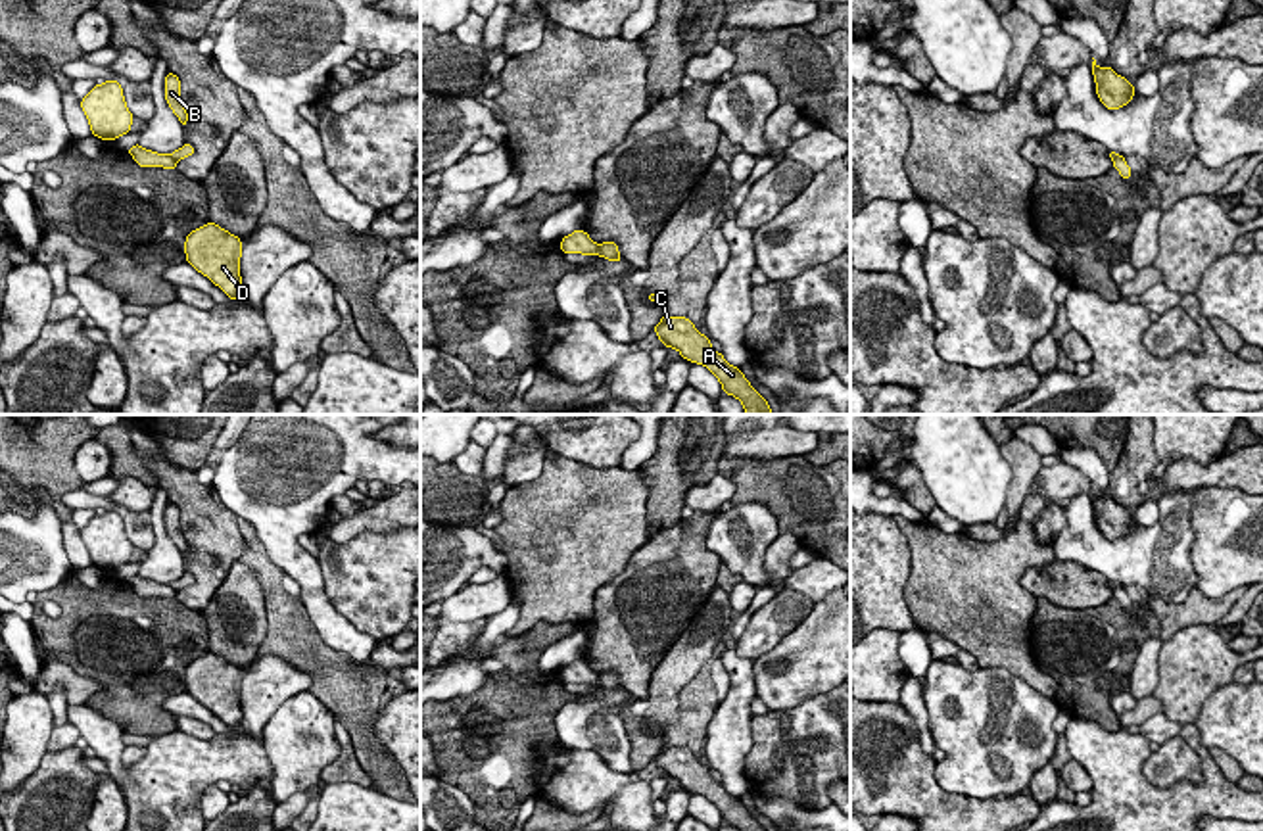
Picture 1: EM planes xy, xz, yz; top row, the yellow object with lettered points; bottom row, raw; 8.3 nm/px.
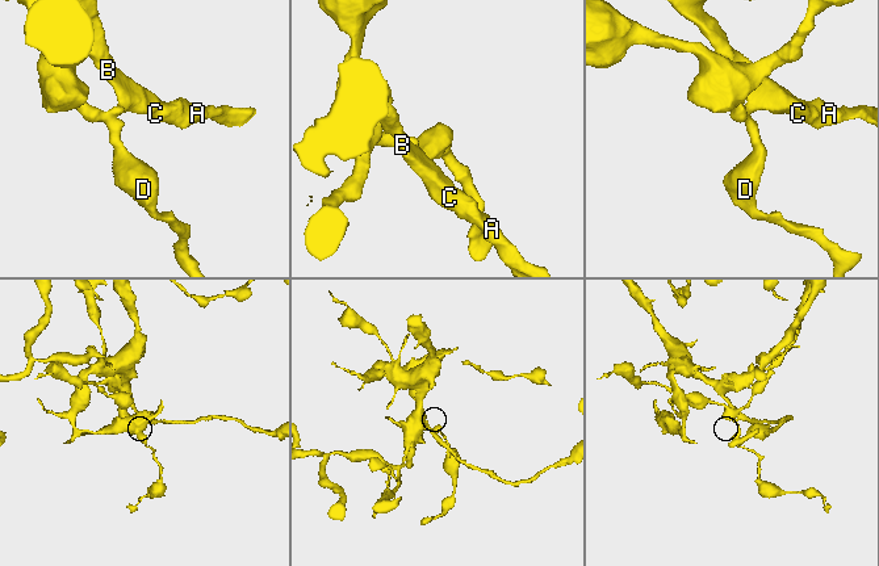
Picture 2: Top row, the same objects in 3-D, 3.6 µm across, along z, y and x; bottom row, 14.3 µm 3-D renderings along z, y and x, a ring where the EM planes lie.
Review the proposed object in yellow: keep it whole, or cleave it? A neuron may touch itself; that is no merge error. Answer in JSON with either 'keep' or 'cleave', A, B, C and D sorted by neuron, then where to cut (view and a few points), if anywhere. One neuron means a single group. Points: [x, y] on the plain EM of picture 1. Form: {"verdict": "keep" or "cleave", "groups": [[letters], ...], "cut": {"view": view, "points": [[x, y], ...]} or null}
{"verdict": "cleave", "groups": [["A", "B", "C"], ["D"]], "cut": {"view": "xz", "points": [[597, 674], [603, 686]]}}

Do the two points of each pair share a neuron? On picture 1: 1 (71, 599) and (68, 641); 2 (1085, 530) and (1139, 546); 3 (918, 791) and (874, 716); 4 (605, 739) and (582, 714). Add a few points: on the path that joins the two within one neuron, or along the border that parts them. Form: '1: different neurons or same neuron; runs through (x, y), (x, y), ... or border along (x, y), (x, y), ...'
1: same neuron; runs through (71, 609), (71, 632)
2: same neuron; runs through (1098, 544), (1102, 547), (1125, 547)
3: same neuron; runs through (899, 772), (874, 747), (874, 736)
4: same neuron; runs through (601, 734), (588, 720)

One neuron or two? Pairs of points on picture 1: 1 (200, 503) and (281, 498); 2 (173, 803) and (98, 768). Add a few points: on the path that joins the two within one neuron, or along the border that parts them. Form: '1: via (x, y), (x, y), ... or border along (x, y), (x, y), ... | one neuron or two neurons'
1: border along (212, 484), (219, 499), (237, 517) | two neurons
2: border along (96, 755), (118, 783) | two neurons

